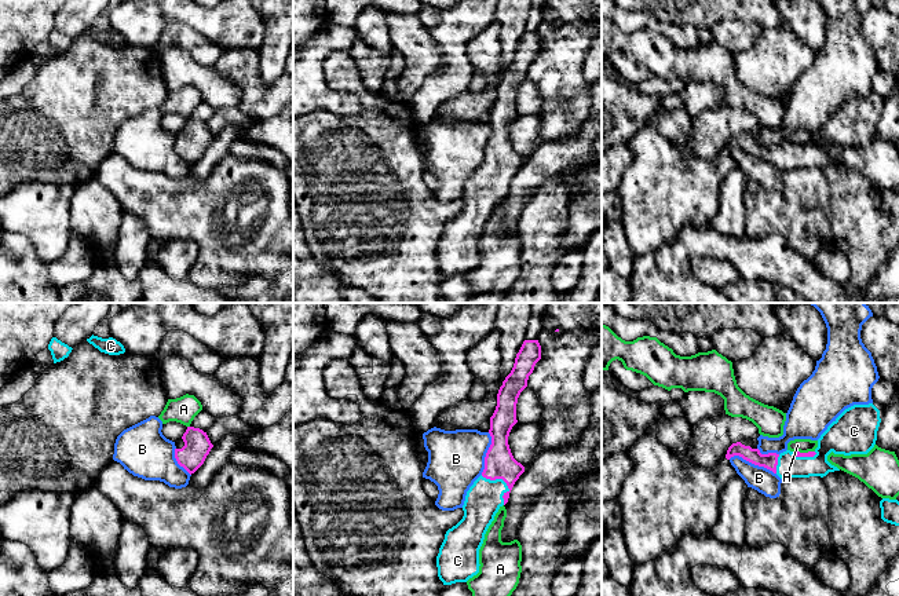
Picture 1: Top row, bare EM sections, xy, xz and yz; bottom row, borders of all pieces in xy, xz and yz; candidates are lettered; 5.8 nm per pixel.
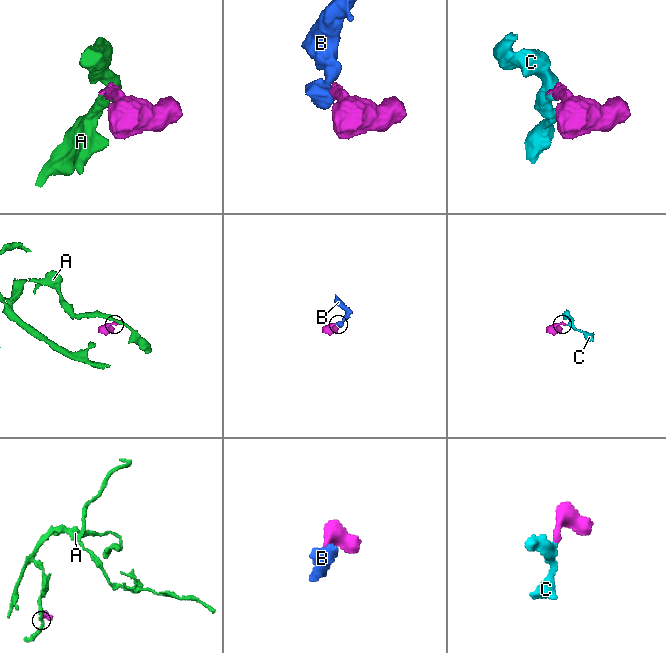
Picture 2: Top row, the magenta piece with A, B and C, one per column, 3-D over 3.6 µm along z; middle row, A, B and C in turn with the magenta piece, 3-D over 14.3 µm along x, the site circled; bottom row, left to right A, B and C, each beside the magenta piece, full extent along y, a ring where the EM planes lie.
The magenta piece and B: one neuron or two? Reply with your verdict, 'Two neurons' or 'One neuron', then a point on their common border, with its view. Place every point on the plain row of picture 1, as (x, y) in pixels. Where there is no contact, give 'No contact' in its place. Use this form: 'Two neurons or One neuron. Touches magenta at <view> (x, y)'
Two neurons. Touches magenta at yz (752, 154)

